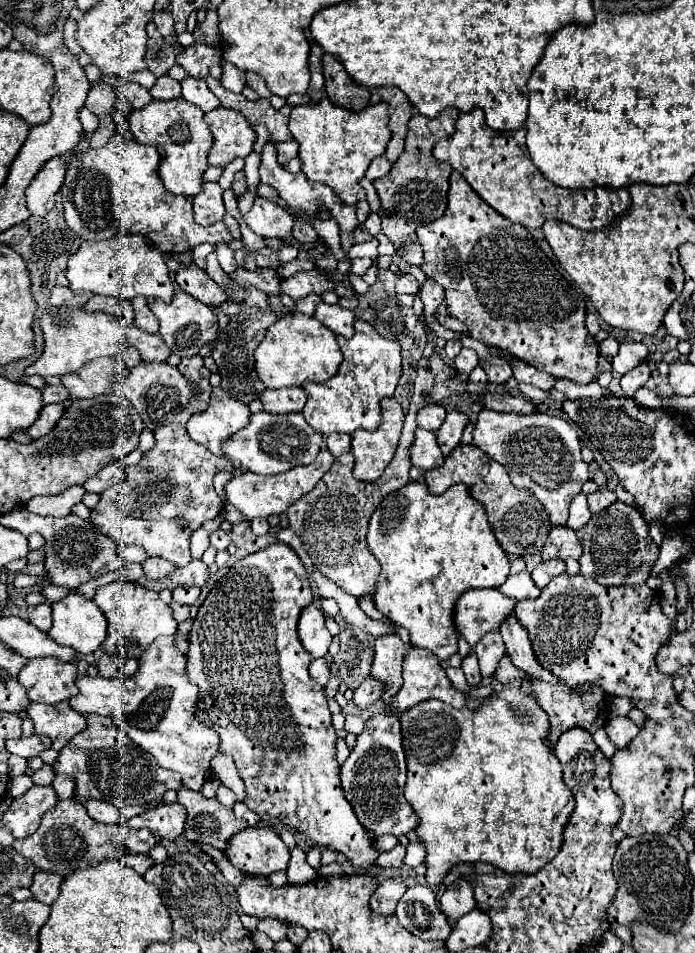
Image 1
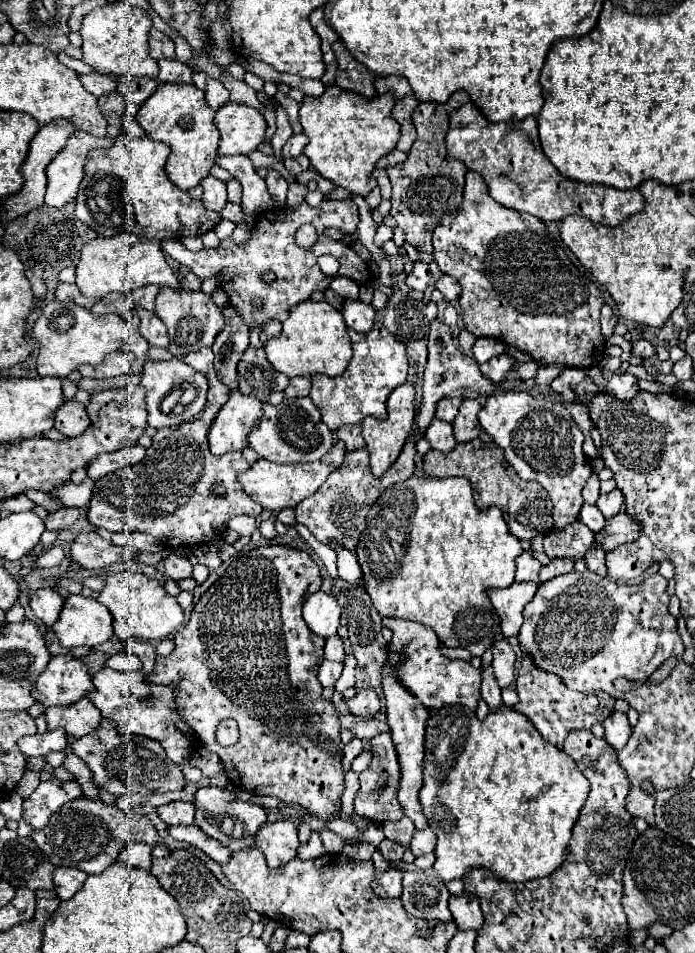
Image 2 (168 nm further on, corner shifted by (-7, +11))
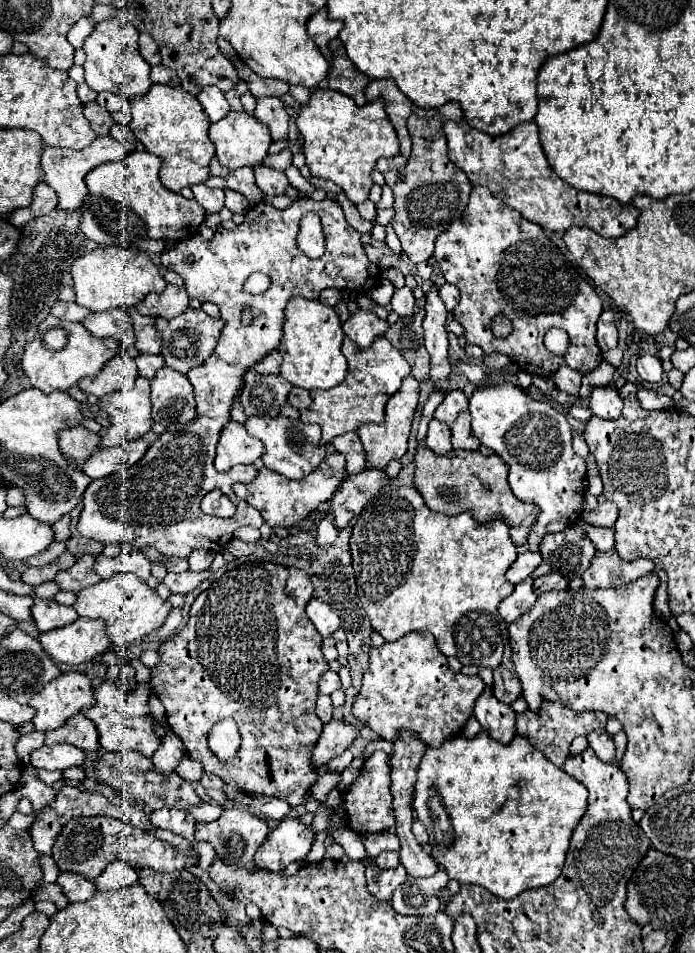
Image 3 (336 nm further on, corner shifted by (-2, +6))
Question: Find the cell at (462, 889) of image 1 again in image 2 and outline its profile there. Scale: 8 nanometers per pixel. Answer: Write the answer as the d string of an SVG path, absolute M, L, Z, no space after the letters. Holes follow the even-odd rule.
M450 896L450 912L460 930L478 930L482 926L482 910L476 896Z

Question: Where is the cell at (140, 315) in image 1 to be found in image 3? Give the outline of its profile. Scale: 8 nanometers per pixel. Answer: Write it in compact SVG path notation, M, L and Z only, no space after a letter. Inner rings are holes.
M167 285L165 291L147 295L143 299L143 303L137 305L137 309L141 311L141 315L171 319L171 317L181 315L189 307L189 300L189 295L187 295L187 291L183 287Z

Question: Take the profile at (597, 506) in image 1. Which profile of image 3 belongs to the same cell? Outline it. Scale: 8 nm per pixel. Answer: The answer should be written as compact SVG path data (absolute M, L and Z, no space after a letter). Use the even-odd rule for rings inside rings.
M605 501L601 505L597 505L593 511L585 511L583 513L583 521L593 525L593 527L613 527L615 519L617 519L617 507L611 501Z

